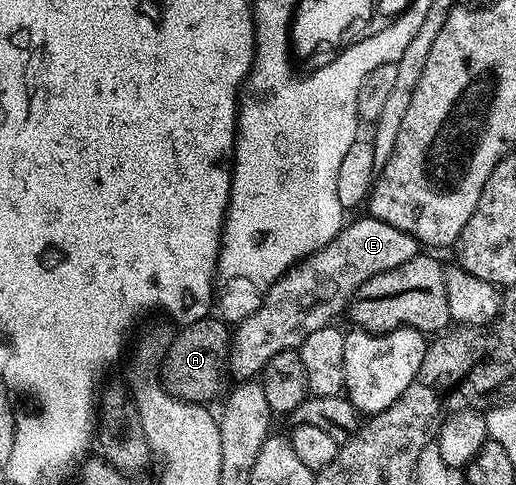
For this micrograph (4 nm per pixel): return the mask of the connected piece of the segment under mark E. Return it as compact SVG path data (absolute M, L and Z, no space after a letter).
M364 217L365 219L357 219L353 224L350 222L344 226L340 233L332 239L323 249L319 249L313 255L309 255L302 263L298 263L296 267L287 272L281 279L277 279L272 283L269 288L264 292L264 299L262 305L257 309L256 313L247 317L242 323L236 324L235 334L231 339L231 371L234 371L238 376L236 377L241 381L249 381L254 377L260 376L261 370L267 365L267 361L271 361L271 357L275 357L275 353L283 353L284 351L291 351L300 348L303 341L307 341L307 337L311 337L311 333L315 333L315 329L323 329L330 326L334 322L333 319L337 314L344 312L349 304L353 301L353 296L356 295L359 285L363 285L371 277L375 277L379 273L387 273L387 269L395 269L395 265L403 265L403 261L411 261L411 257L419 254L419 244L415 237L411 237L407 233L403 233L399 229L395 229L395 225L387 225L387 221L379 221L372 217Z

